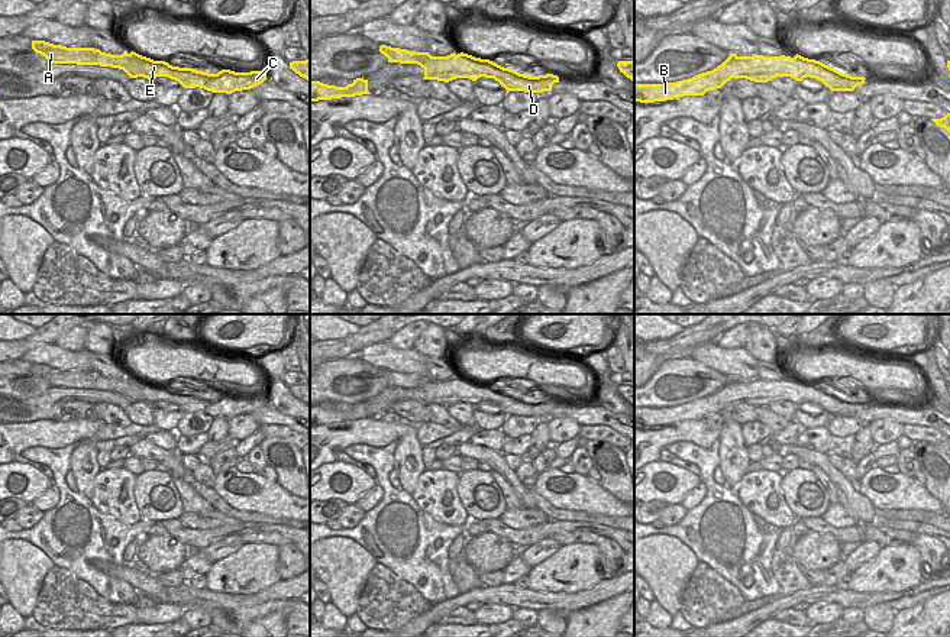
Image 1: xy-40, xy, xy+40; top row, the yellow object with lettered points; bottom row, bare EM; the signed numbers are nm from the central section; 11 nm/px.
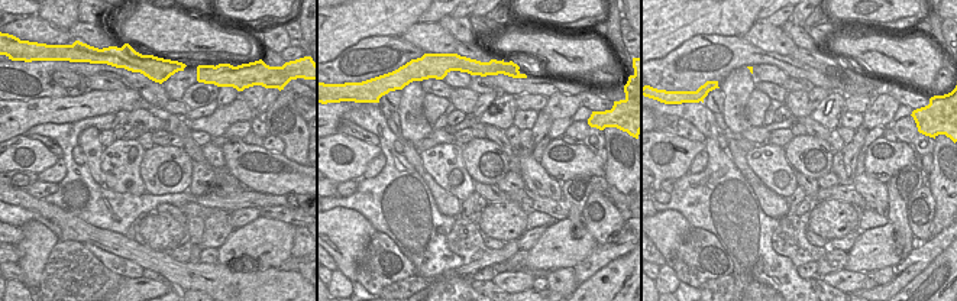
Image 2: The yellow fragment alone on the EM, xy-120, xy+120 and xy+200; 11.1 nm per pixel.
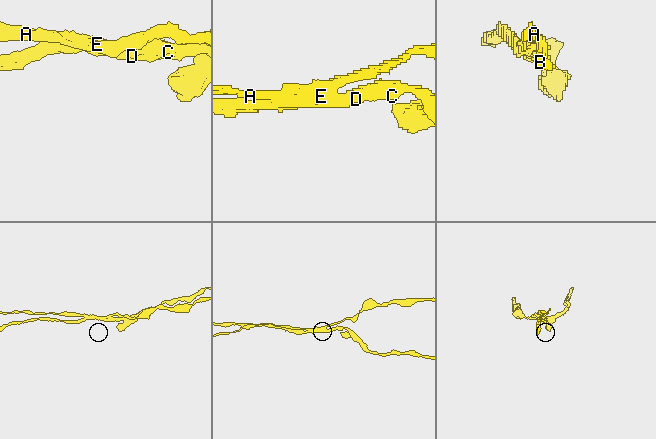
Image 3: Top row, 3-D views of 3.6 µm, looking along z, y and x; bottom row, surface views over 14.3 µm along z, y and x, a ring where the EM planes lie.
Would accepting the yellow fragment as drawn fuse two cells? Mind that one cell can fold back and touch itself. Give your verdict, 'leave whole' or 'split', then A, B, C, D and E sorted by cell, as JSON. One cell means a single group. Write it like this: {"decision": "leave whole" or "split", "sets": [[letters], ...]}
{"decision": "split", "sets": [["A"], ["B", "C", "D", "E"]]}

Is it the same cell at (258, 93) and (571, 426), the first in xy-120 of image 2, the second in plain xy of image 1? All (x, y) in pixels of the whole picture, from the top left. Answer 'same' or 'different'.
same

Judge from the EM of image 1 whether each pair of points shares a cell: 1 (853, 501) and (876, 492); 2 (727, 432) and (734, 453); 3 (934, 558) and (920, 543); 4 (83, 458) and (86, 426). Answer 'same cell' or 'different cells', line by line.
1: different cells
2: same cell
3: same cell
4: different cells

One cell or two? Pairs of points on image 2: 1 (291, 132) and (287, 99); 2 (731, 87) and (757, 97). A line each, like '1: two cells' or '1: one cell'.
1: one cell
2: two cells

